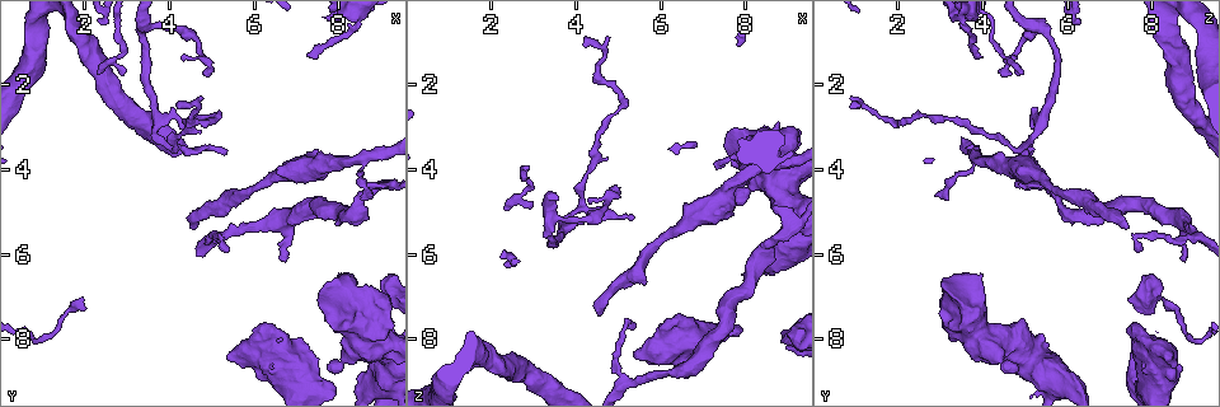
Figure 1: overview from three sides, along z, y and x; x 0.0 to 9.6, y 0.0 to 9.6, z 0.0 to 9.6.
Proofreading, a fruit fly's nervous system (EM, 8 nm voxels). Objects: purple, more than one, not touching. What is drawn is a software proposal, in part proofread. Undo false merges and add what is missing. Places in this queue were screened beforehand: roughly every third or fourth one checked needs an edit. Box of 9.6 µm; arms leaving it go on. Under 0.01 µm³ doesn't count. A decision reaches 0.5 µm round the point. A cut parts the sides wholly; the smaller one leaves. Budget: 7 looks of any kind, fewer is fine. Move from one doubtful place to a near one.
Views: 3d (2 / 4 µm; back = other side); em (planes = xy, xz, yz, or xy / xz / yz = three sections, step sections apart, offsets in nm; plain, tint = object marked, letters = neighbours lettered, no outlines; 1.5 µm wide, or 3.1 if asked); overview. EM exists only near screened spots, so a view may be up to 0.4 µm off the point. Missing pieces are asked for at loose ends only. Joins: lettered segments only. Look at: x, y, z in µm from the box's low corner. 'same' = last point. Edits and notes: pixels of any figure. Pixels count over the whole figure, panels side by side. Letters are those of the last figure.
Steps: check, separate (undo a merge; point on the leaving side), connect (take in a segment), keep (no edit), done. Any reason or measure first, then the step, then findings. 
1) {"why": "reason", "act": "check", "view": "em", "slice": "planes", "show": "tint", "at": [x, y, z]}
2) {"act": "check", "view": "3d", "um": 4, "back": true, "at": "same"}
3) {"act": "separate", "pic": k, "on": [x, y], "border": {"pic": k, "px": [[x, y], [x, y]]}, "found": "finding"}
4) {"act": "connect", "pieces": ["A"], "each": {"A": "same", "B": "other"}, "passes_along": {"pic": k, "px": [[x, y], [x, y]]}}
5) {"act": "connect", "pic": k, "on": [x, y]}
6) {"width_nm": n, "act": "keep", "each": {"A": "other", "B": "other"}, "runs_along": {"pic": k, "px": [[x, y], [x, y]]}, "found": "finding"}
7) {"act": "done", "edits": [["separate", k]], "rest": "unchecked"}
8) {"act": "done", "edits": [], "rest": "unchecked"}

{"why": "an open end", "act": "check", "view": "3d", "um": 4, "back": true, "at": [4.50, 5.35, 7.40]}

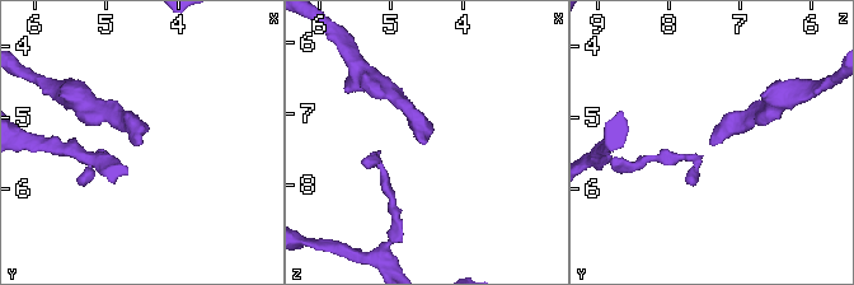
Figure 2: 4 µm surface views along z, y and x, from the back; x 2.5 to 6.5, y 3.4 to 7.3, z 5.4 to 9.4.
{"why": "need the tissue", "act": "check", "view": "em", "slice": "xz", "step": 4, "show": "tint", "at": [4.50, 5.40, 7.40]}

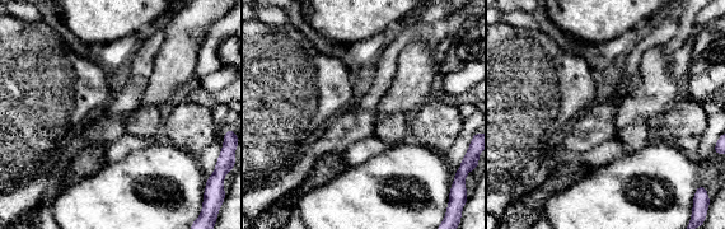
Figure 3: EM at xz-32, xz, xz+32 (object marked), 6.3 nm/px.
{"act": "check", "view": "em", "slice": "planes", "show": "letters", "at": "same"}

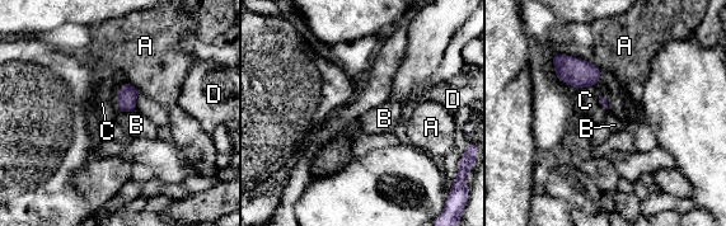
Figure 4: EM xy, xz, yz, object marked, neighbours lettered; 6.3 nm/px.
{"longest_contact_nm": ["A", 110], "act": "keep", "each": {"A": "other", "B": "other", "C": "other", "D": "other"}, "found": "none of them fits"}

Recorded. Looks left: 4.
{"act": "check", "view": "3d", "um": 2, "at": [8.70, 4.40, 4.90]}

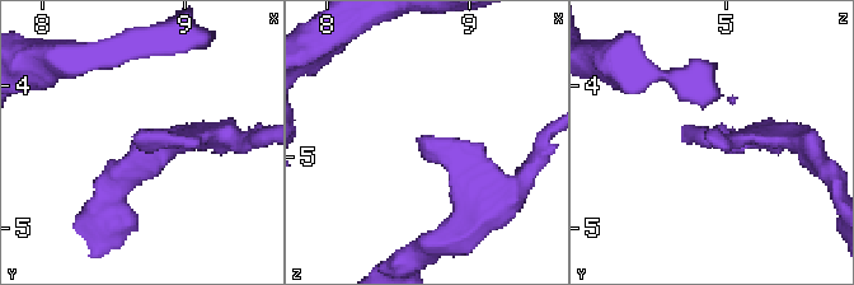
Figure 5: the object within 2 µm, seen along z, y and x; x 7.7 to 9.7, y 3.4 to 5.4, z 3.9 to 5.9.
{"why": "now the EM", "act": "check", "view": "em", "slice": "planes", "show": "letters", "at": [8.66, 4.38, 4.88]}

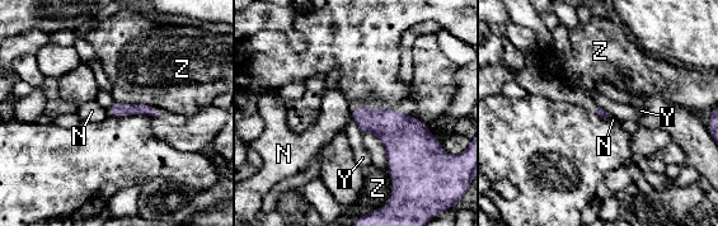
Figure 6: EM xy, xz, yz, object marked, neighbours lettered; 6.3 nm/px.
{"act": "keep", "each": {"N": "other", "Y": "other", "Z": "other"}, "runs_along": {"pic": 6, "px": [[111, 112], [150, 112]]}, "found": "no lettered segment goes on from it"}

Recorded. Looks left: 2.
{"why": "thin end", "act": "check", "view": "em", "slice": "xz", "step": 8, "show": "letters", "at": [7.25, 1.35, 3.90]}

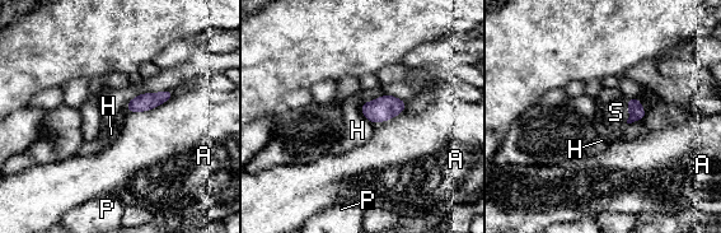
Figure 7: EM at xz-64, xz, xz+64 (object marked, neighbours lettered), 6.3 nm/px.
{"act": "keep", "each": {"A": "other", "H": "other", "P": "other", "S": "other"}, "border": {"pic": 7, "px": [[624, 103], [628, 111], [627, 122]]}, "found": "no lettered segment goes on from it"}

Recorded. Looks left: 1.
{"act": "done", "edits": [], "rest": "unchecked"}

